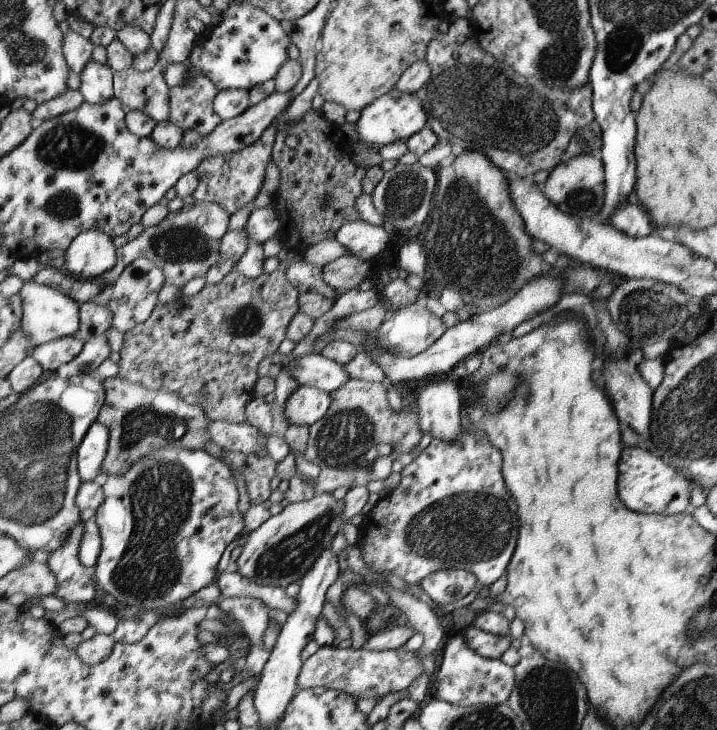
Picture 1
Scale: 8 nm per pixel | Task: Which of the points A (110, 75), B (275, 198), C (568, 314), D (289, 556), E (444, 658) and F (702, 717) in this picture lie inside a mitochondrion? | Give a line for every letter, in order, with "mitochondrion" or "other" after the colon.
A: other
B: other
C: other
D: mitochondrion
E: other
F: mitochondrion

